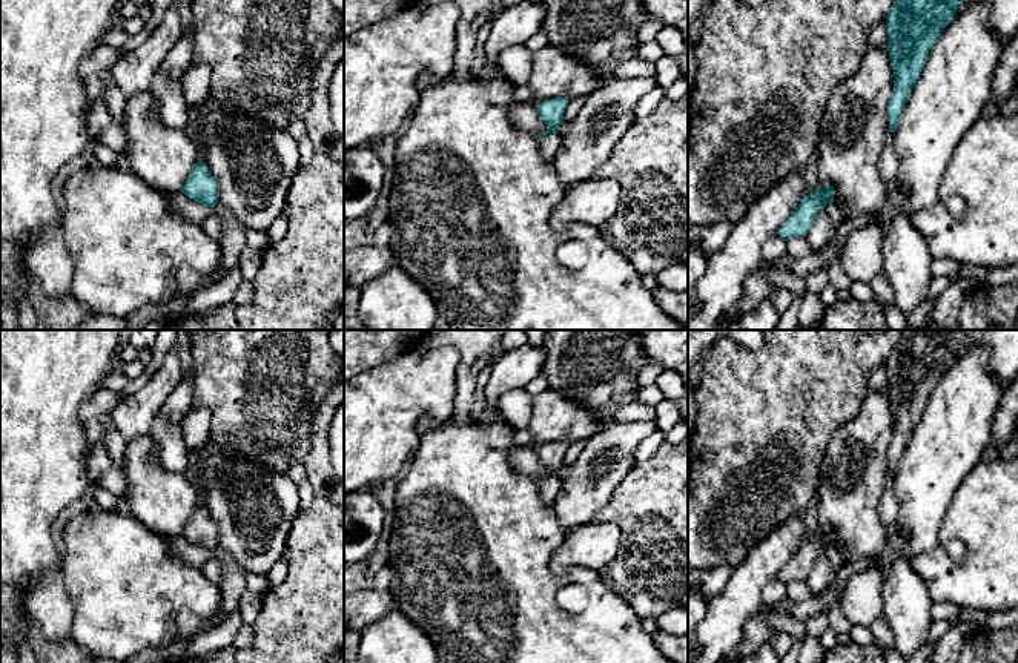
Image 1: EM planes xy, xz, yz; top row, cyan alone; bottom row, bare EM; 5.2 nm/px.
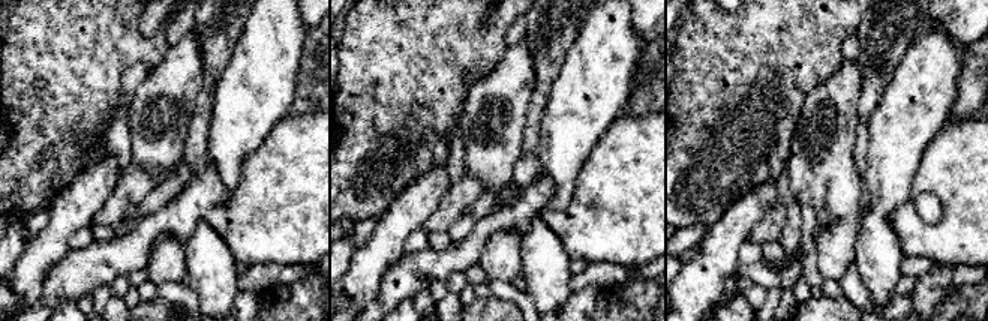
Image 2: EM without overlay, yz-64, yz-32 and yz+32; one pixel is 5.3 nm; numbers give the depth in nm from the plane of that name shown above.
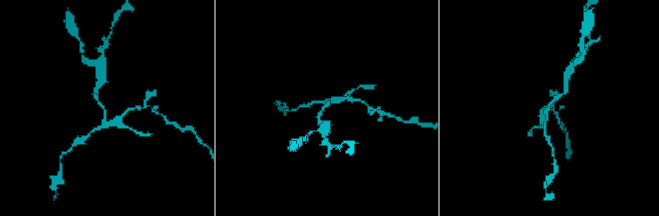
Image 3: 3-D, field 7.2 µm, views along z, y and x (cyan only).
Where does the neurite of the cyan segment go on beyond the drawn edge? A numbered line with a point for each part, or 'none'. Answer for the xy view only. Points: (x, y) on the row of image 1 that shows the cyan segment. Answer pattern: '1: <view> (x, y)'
none

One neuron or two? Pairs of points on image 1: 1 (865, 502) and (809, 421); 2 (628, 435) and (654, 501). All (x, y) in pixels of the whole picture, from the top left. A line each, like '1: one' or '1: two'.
1: two
2: two

